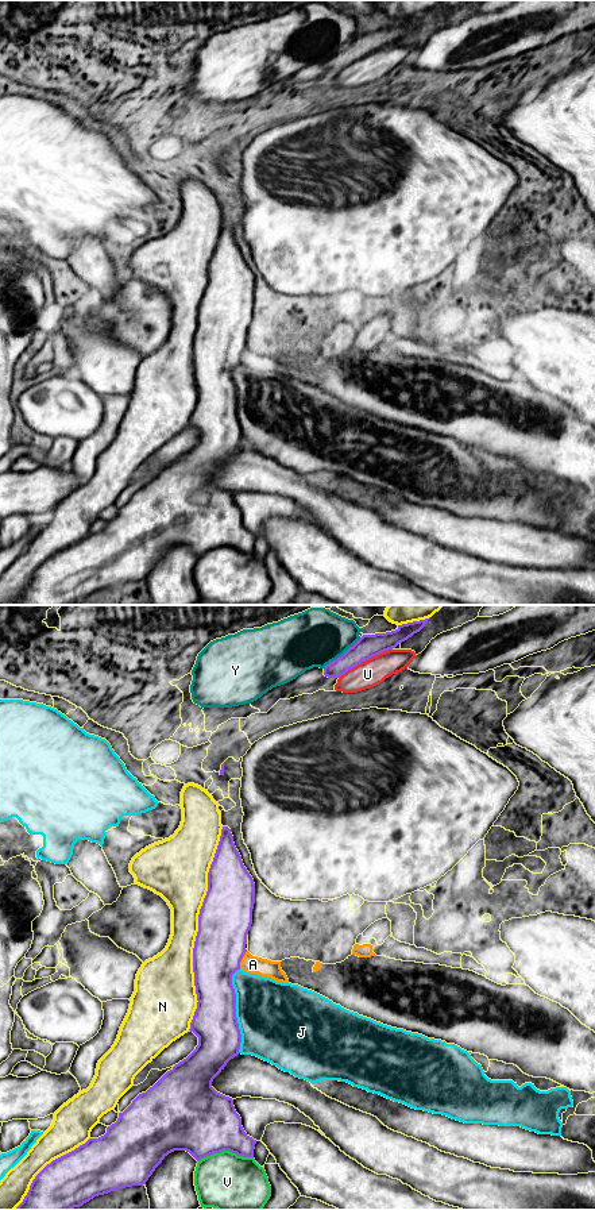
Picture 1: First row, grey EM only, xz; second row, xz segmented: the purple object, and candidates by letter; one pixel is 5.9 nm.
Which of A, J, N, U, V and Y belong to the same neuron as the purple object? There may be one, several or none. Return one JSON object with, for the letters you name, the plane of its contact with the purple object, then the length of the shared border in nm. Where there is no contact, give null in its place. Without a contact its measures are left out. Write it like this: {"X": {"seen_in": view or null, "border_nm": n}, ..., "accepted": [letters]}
{"accepted": []}

